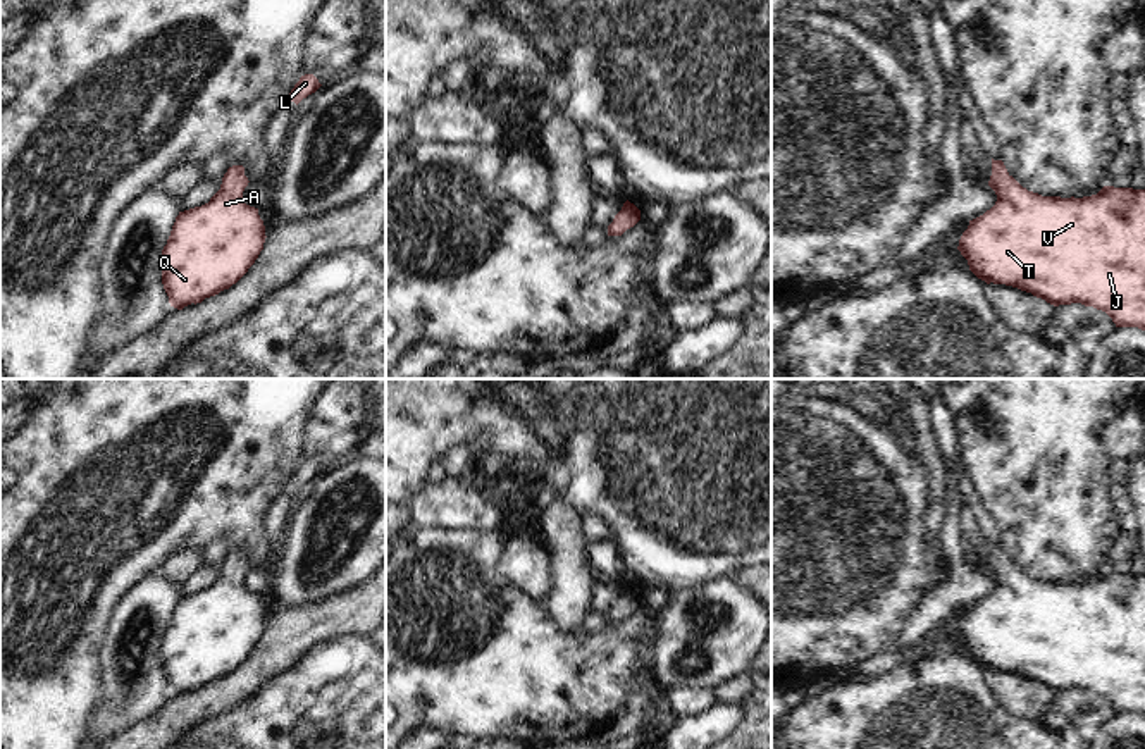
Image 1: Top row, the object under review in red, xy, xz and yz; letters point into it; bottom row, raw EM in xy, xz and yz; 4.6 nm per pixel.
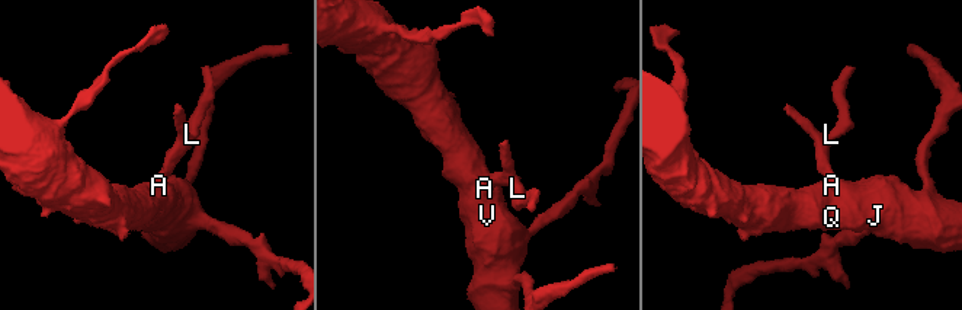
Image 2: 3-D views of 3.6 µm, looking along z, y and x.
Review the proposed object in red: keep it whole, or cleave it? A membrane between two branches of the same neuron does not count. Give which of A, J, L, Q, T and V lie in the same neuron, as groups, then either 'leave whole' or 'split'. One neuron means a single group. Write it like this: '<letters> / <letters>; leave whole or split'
A J L Q T V; leave whole

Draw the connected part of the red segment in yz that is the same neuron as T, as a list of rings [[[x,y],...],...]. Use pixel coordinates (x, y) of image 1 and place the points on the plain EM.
[[[993,544],[988,572],[997,580],[995,591],[969,606],[957,632],[978,665],[1018,673],[1054,692],[1093,692],[1105,697],[1116,713],[1145,716],[1145,575],[1104,572],[1097,580],[1083,584],[1042,582],[1023,573],[1004,548]]]

